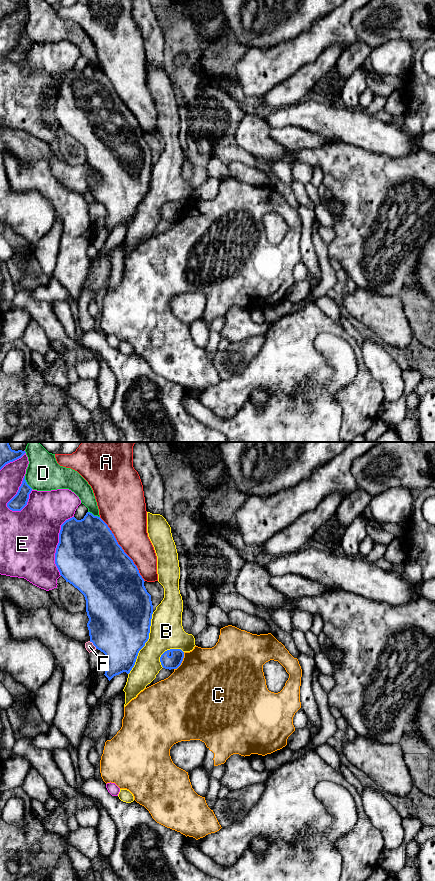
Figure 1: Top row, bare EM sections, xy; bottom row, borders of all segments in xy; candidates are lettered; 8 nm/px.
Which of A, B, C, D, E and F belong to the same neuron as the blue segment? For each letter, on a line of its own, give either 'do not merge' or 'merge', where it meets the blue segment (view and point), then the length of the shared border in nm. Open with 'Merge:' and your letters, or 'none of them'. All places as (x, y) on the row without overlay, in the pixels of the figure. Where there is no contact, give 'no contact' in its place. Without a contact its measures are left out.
Merge: none of them
A: do not merge; meets blue in xy at (122, 101); contact 650 nm long
B: do not merge; meets blue in xy at (145, 194); contact 550 nm long
C: do not merge; meets blue in xy at (182, 212); contact 170 nm long
D: do not merge; meets blue in xy at (26, 34); contact 120 nm long
E: do not merge; meets blue in xy at (17, 45); contact 320 nm long
F: do not merge; meets blue in xy at (93, 196); contact 90 nm long

